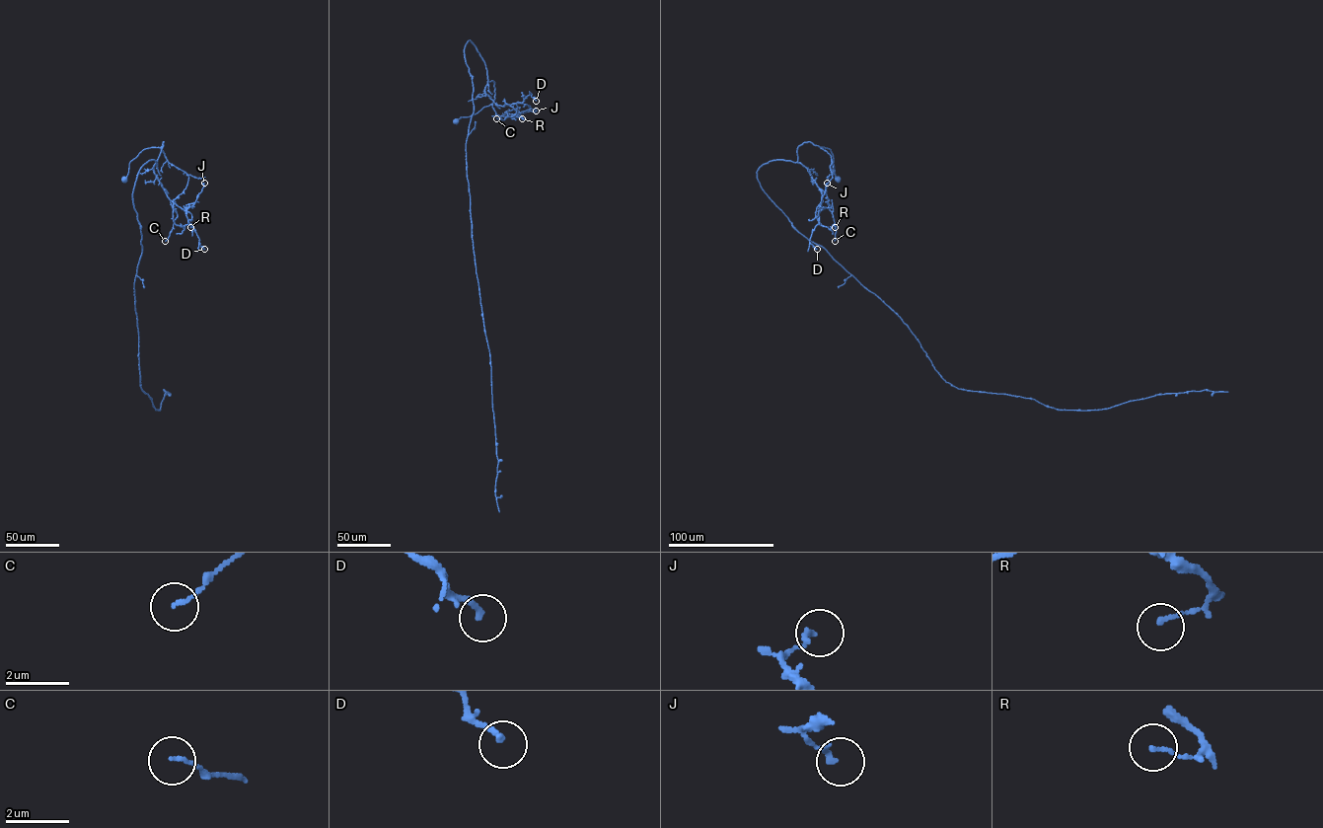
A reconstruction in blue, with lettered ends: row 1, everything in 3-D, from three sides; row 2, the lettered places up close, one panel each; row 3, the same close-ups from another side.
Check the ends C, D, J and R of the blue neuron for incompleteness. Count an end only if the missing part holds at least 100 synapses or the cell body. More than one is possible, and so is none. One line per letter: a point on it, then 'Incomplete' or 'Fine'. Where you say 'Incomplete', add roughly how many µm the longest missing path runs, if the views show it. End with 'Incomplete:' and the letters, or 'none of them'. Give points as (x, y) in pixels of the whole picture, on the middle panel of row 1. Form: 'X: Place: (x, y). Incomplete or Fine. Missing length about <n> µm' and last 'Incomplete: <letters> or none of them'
C: Place: (496, 118). Fine
D: Place: (536, 101). Fine
J: Place: (536, 111). Fine
R: Place: (522, 118). Fine
Incomplete: none of them

